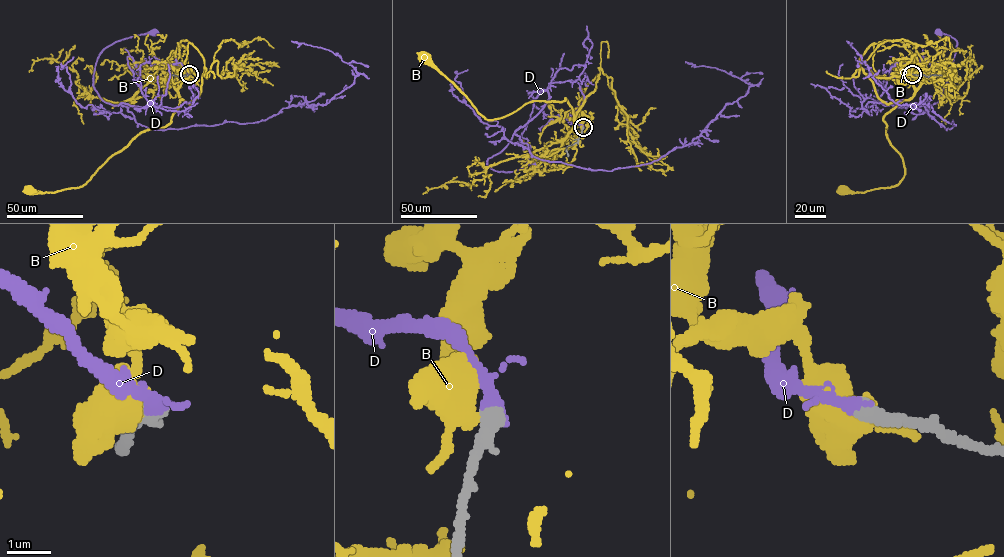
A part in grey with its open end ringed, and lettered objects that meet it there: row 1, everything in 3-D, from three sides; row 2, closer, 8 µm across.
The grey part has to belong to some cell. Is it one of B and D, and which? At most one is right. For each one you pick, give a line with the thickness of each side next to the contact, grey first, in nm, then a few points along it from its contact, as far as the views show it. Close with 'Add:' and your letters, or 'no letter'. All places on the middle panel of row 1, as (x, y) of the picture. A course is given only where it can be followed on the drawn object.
D: calibres 400 and 240 nm; course (583, 127), (533, 105), (544, 90), (549, 98), (544, 106), (487, 164), (511, 172), (548, 153)
Add: D

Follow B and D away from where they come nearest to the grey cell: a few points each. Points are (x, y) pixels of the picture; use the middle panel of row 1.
B: (582, 127), (582, 117), (576, 117), (572, 129), (573, 111), (565, 98), (530, 101), (487, 119), (424, 59)
D: (583, 127), (533, 105), (544, 90), (549, 98), (544, 106), (487, 164), (511, 172), (548, 153)

